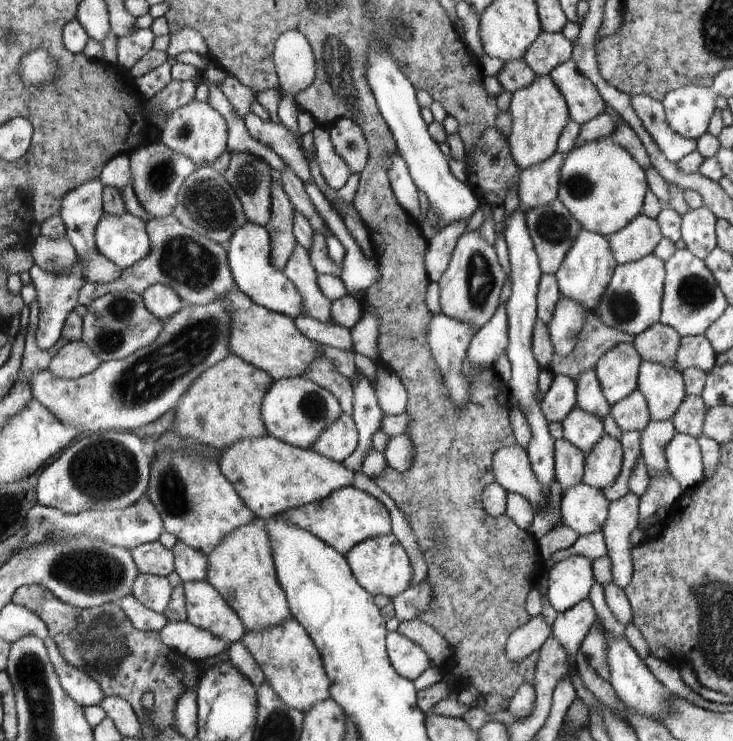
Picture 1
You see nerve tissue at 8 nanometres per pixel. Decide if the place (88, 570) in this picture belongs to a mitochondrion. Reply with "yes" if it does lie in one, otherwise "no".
yes

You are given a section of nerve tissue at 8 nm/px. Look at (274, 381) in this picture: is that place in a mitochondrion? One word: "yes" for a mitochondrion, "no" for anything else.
no

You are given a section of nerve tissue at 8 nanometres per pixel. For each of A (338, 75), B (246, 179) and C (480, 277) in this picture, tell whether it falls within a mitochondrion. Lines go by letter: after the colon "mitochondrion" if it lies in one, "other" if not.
A: mitochondrion
B: mitochondrion
C: mitochondrion

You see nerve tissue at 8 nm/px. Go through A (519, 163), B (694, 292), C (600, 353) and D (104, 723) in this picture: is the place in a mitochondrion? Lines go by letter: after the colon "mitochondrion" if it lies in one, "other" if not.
A: other
B: mitochondrion
C: other
D: other

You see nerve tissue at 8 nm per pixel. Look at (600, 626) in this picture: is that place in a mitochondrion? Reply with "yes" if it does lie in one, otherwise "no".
no

